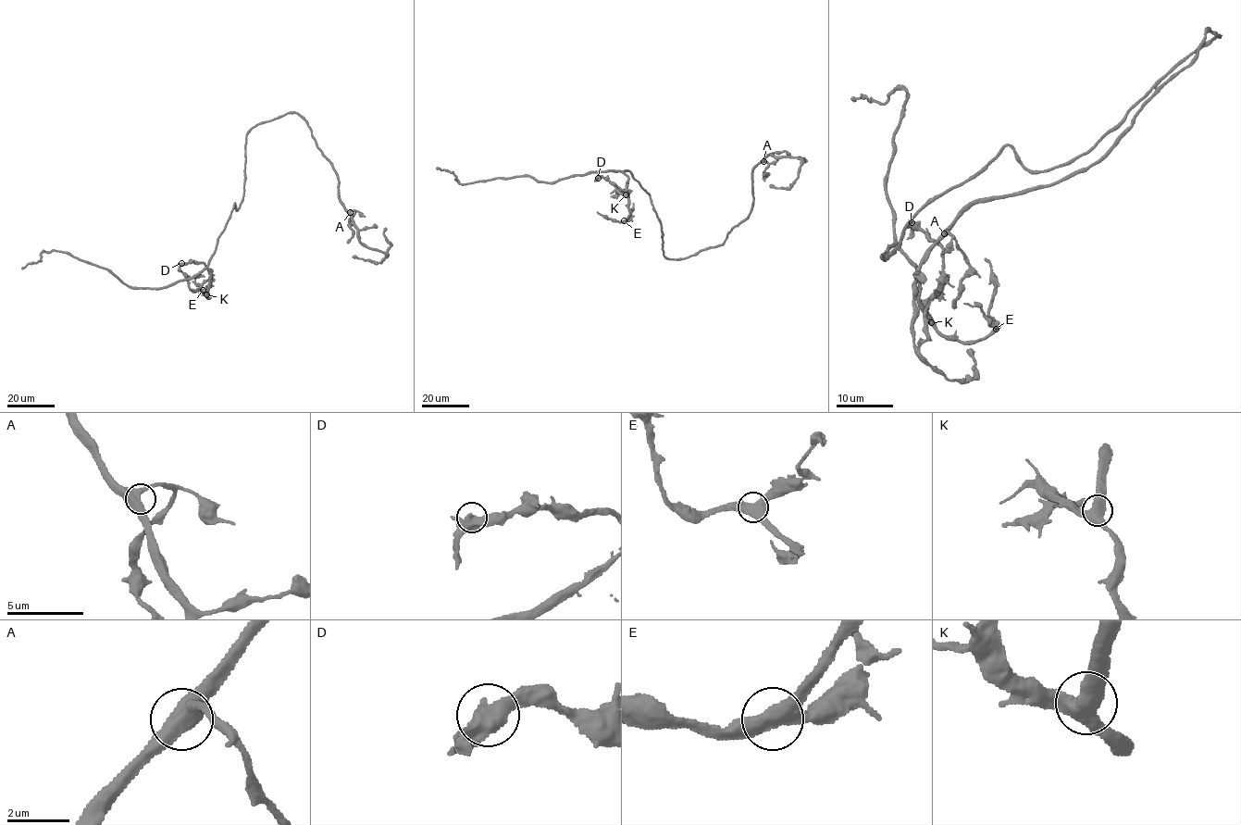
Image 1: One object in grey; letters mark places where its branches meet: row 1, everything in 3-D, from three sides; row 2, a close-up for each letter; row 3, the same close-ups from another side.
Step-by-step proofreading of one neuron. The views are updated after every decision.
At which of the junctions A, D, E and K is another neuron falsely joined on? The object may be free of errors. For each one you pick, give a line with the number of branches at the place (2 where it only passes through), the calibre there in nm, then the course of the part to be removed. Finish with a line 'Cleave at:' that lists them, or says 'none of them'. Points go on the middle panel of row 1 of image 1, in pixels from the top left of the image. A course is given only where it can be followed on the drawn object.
Cleave at: none of them

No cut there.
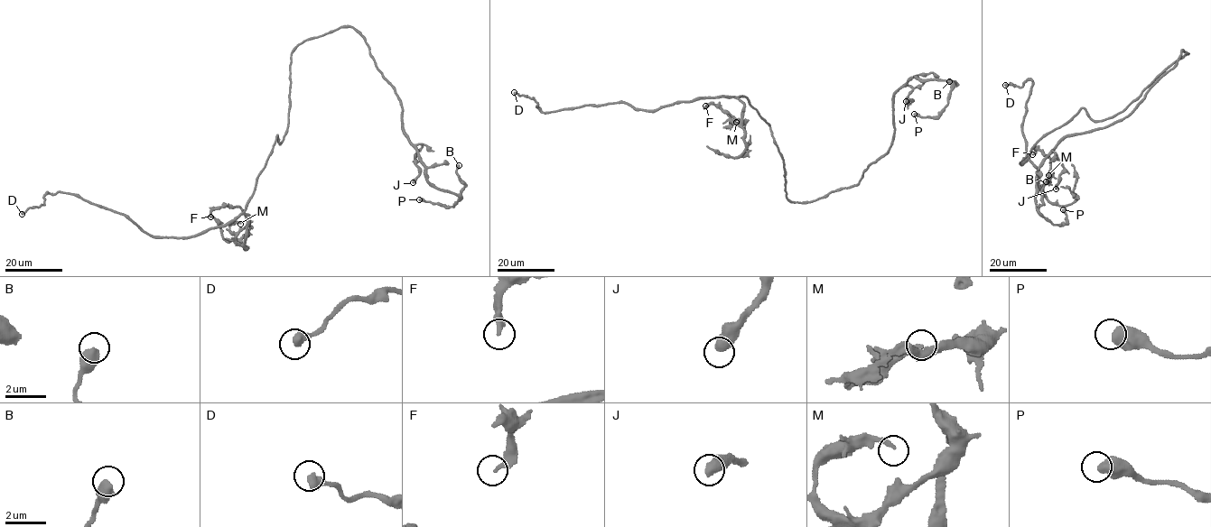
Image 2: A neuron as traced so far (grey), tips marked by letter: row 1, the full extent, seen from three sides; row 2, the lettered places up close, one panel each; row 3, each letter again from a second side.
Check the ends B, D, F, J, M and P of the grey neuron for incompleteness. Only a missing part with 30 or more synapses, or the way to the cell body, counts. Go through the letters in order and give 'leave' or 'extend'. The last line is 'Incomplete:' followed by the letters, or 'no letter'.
B: leave
D: leave
F: leave
J: leave
M: leave
P: leave
Incomplete: no letter

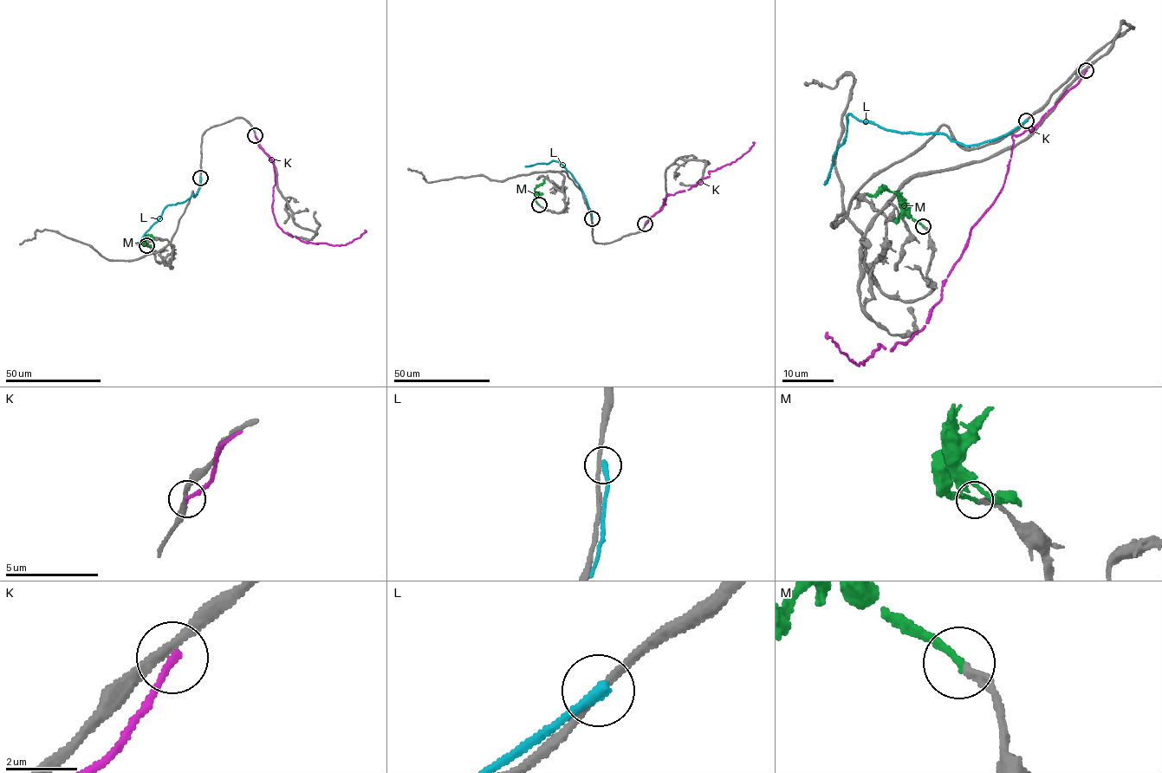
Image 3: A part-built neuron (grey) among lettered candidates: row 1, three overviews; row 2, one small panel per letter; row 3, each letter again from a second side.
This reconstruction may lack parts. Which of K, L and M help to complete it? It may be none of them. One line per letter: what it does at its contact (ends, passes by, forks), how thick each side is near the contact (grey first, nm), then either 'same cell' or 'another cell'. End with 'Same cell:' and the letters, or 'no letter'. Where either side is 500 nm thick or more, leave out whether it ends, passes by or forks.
K: it ends there; 240 nm thick on the grey side, 170 nm on the other; another cell
L: it ends there; 200 nm thick on the grey side, 320 nm on the other; another cell
M: it ends there; 200 nm thick on the grey side, 190 nm on the other; same cell
Same cell: M

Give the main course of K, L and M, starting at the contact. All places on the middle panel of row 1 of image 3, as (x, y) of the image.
K: (645, 224), (663, 203), (665, 204), (667, 196), (736, 161), (753, 142)
L: (591, 218), (582, 191), (561, 164), (555, 161), (525, 166)
M: (539, 204), (535, 190), (543, 182), (542, 179)

